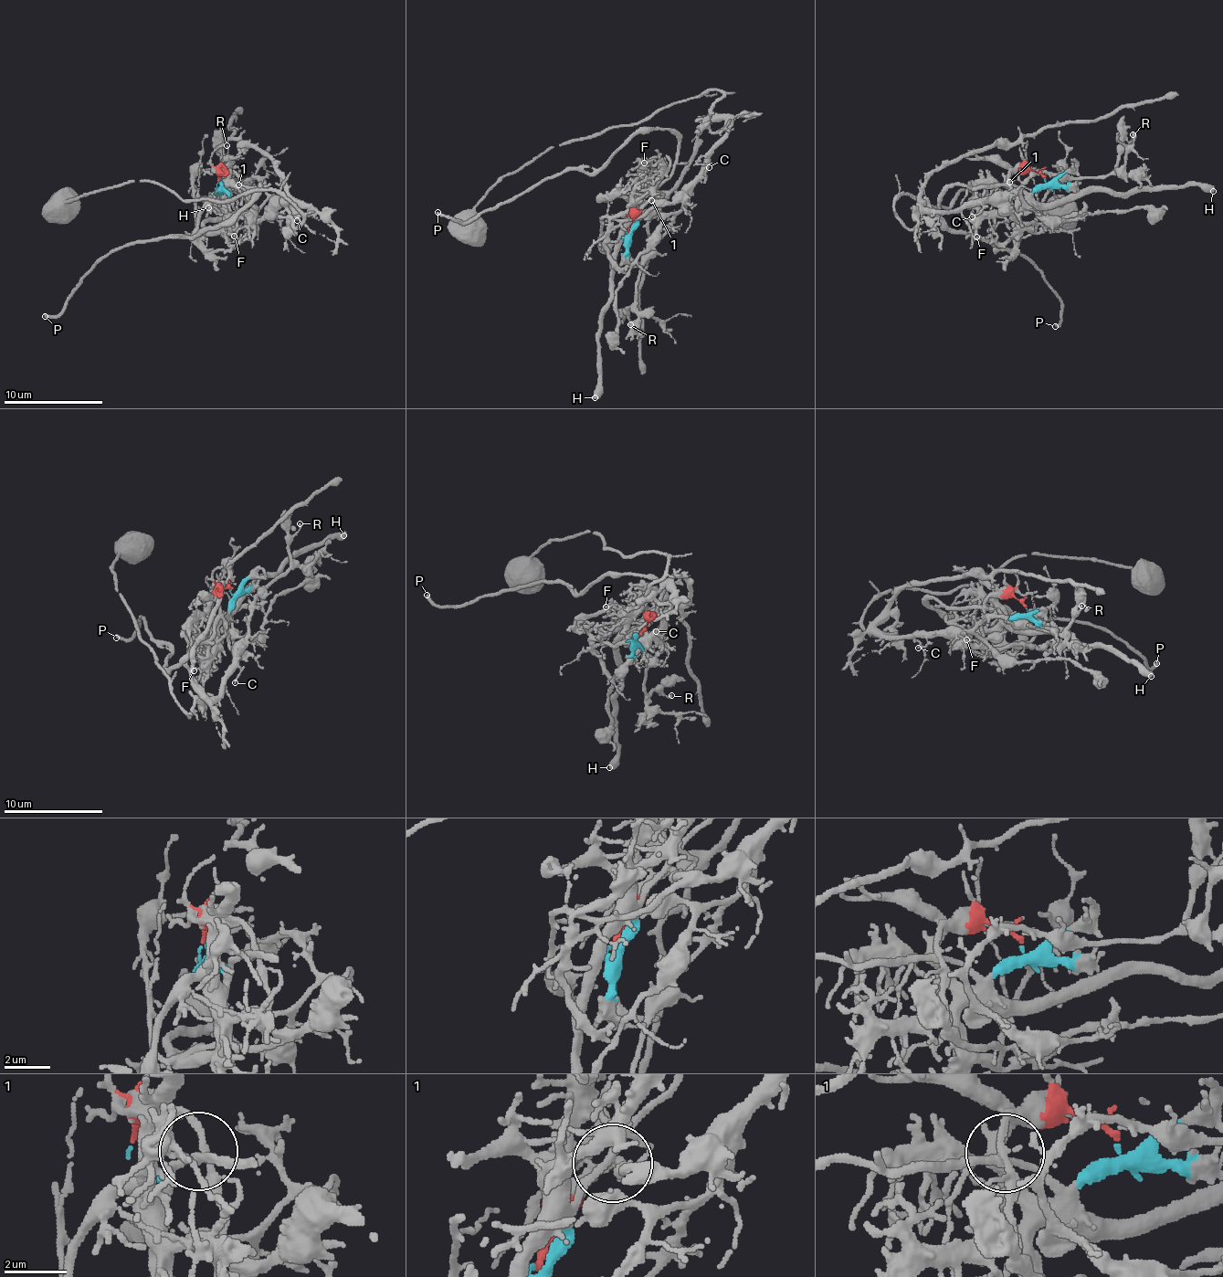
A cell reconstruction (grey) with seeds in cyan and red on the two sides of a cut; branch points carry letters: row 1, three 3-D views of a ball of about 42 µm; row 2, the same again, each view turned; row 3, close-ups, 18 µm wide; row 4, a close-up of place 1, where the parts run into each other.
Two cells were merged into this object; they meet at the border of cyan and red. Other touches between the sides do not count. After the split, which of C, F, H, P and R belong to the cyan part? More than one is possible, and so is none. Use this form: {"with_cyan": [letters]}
{"with_cyan": ["F", "H", "P"]}

